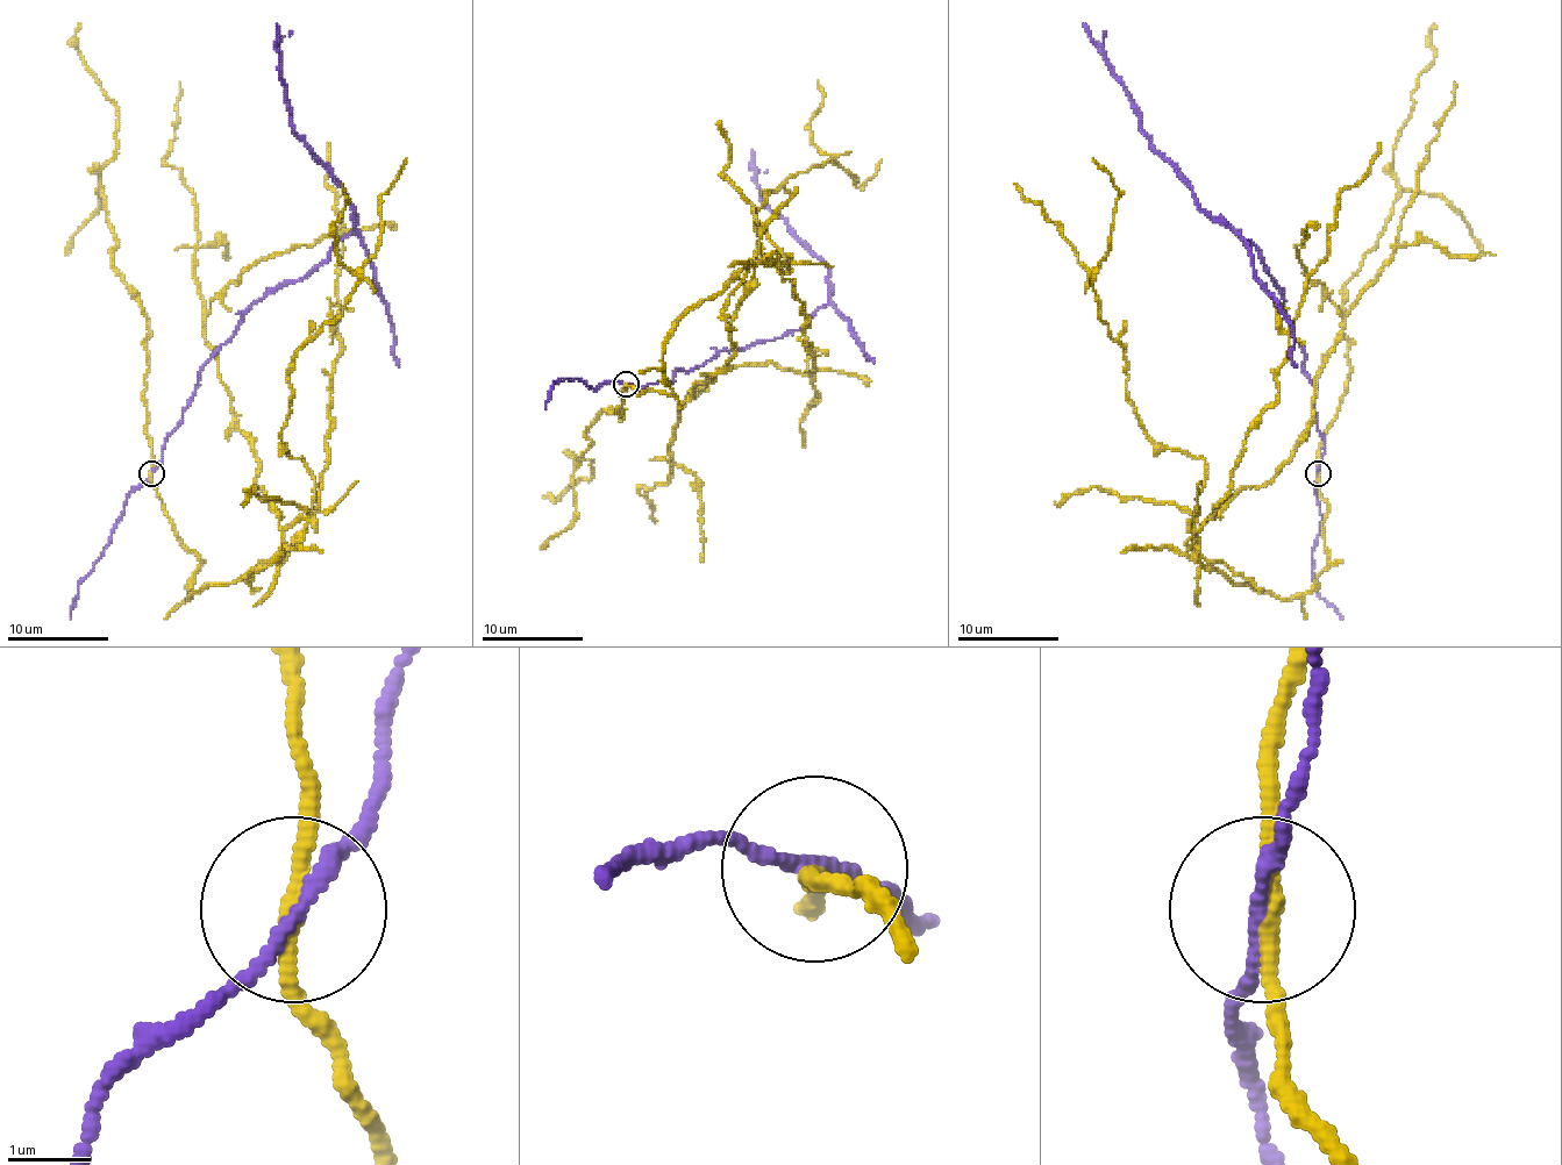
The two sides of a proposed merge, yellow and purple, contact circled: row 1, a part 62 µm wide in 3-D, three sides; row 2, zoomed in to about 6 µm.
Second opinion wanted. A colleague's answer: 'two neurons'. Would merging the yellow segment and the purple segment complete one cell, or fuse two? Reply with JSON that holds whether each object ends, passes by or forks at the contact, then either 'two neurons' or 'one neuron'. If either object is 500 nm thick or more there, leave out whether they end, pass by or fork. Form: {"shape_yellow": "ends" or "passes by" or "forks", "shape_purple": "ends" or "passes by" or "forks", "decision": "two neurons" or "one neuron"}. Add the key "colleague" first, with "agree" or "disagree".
{"colleague": "agree", "shape_yellow": "passes by", "shape_purple": "passes by", "decision": "two neurons"}

